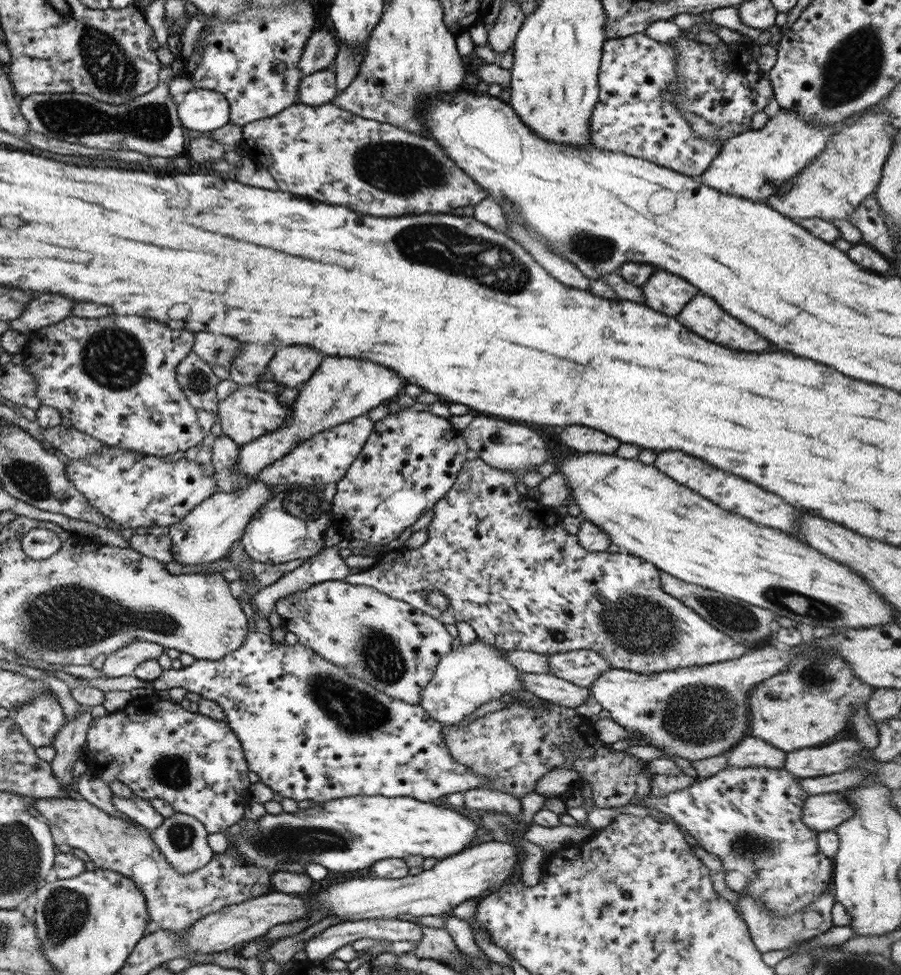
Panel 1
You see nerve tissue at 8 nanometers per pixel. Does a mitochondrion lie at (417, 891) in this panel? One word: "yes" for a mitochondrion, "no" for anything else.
no

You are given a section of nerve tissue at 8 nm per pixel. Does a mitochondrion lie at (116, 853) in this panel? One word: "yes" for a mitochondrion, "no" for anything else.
no

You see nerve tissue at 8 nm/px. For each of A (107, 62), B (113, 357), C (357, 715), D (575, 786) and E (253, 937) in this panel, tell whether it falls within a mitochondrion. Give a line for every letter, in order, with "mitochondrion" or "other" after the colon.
A: mitochondrion
B: mitochondrion
C: mitochondrion
D: other
E: other

